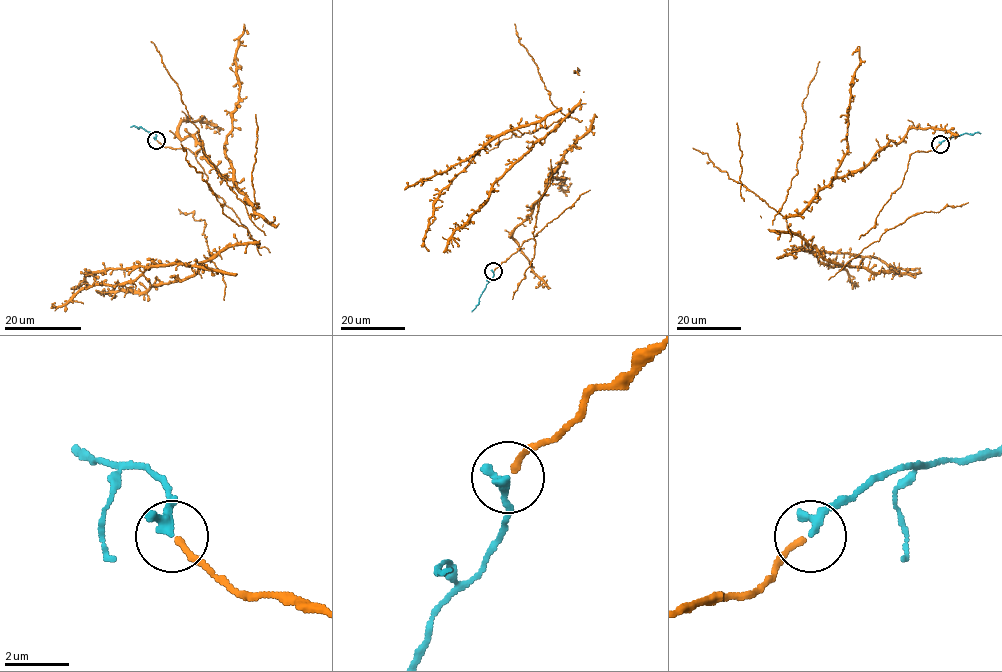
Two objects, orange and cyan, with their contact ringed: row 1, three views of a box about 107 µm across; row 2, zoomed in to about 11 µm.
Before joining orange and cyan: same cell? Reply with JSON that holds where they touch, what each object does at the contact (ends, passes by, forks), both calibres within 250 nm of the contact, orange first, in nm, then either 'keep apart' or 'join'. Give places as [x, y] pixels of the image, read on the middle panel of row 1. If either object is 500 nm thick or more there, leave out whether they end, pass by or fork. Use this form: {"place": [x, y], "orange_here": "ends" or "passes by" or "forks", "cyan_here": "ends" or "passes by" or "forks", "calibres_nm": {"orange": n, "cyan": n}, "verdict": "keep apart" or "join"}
{"place": [493, 271], "orange_here": "ends", "cyan_here": "passes by", "calibres_nm": {"orange": 170, "cyan": 220}, "verdict": "join"}

